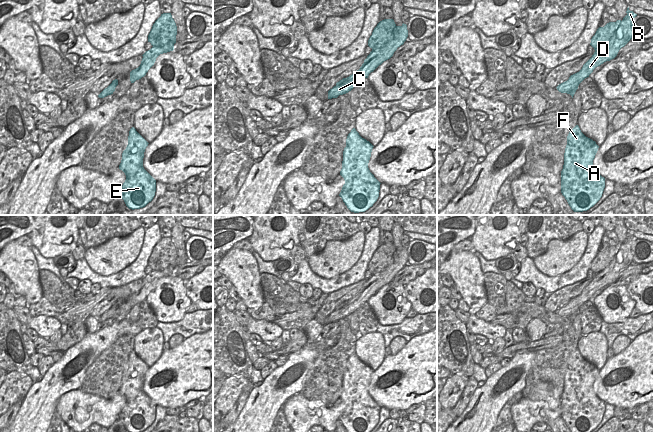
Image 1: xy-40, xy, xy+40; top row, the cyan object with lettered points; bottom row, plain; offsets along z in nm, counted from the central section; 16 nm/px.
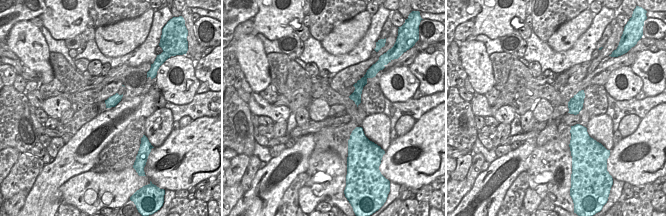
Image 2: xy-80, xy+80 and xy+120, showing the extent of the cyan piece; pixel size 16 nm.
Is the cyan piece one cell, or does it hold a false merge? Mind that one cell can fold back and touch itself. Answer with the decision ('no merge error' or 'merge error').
merge error

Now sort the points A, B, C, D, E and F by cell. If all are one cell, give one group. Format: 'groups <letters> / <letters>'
groups A E F / B C D

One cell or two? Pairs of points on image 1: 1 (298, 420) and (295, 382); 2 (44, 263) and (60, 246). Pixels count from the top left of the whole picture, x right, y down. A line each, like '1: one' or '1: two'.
1: two
2: two

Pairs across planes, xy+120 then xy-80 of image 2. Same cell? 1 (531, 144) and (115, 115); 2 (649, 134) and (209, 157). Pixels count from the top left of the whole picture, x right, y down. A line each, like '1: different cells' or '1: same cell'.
1: same cell
2: same cell

